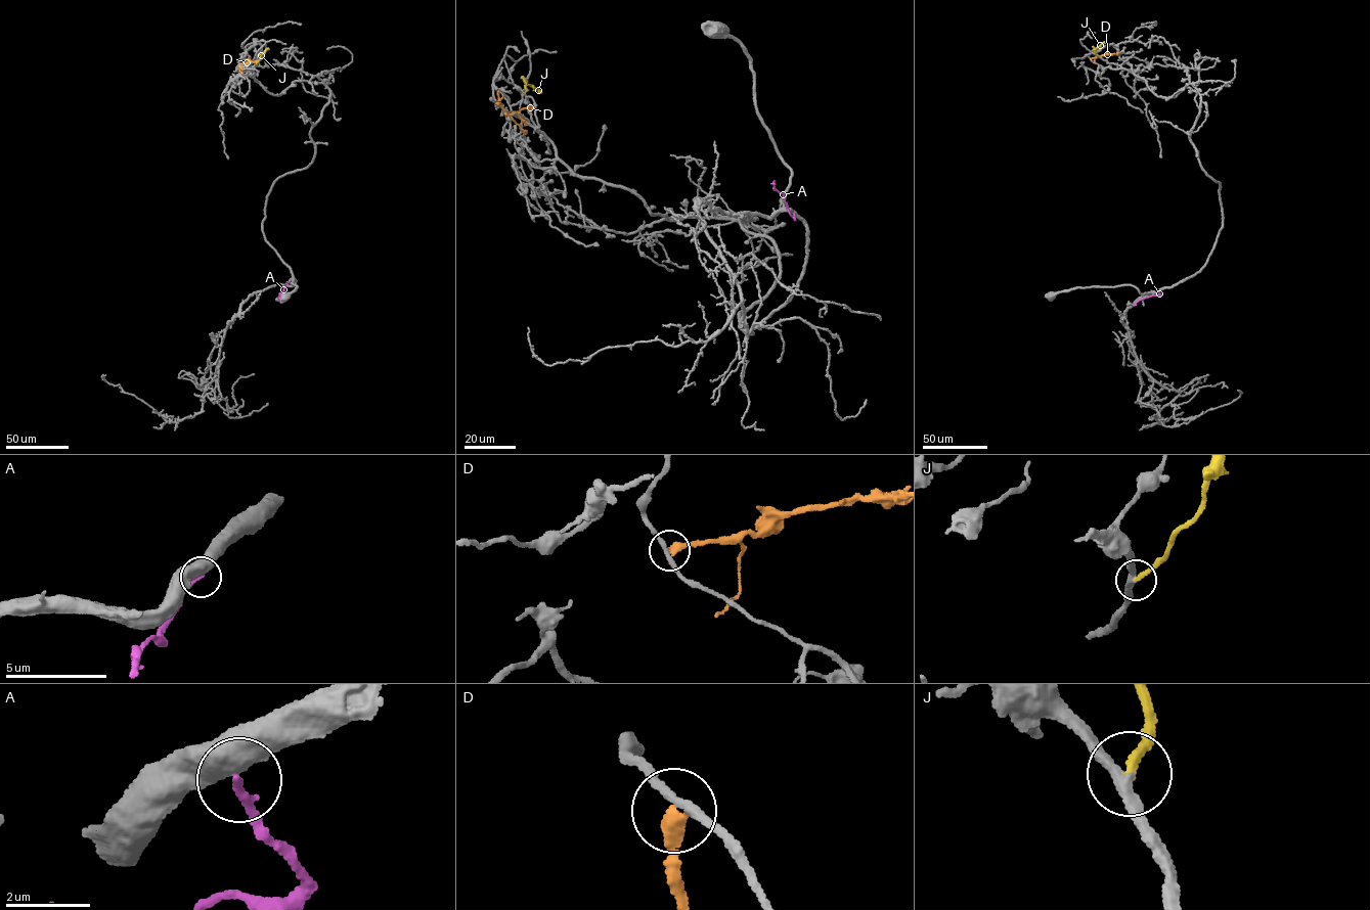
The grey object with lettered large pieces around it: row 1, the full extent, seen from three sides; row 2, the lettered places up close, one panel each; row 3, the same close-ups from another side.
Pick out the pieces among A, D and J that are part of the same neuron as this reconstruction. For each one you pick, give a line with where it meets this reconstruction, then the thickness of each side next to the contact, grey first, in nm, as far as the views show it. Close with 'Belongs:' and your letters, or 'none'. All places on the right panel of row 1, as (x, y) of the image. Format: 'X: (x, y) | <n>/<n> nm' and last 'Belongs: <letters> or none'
J: (1098, 56) | 320/240 nm
Belongs: J

